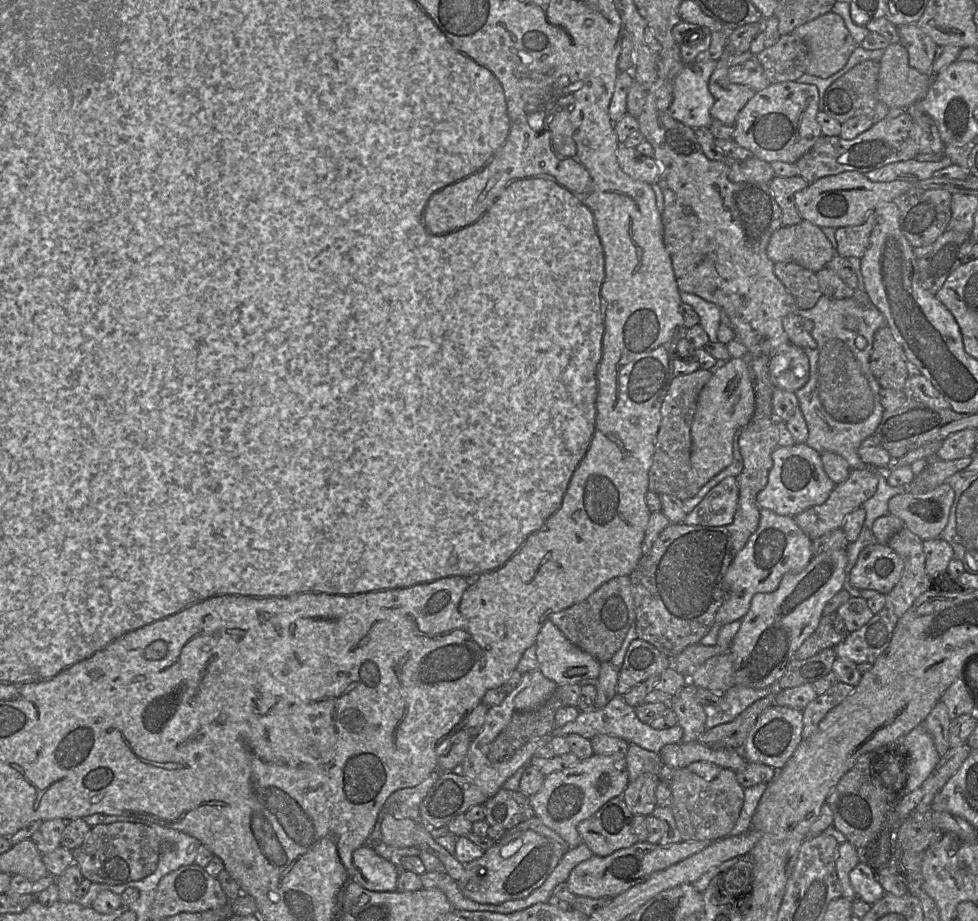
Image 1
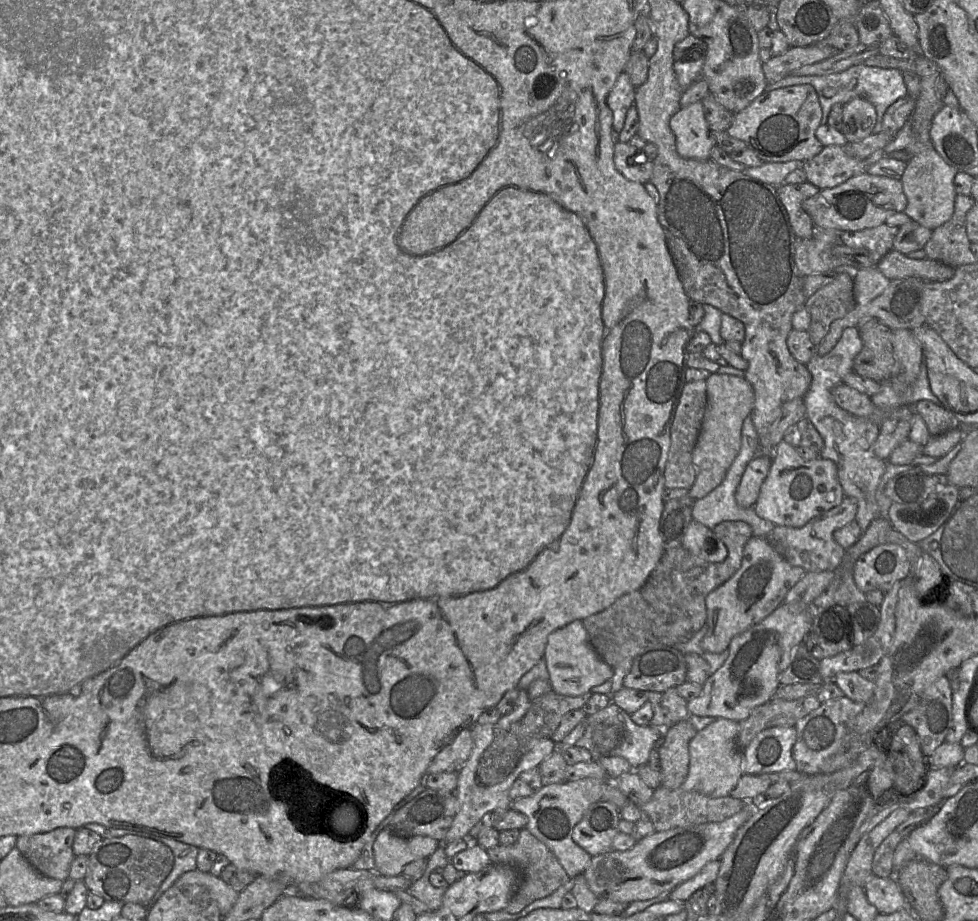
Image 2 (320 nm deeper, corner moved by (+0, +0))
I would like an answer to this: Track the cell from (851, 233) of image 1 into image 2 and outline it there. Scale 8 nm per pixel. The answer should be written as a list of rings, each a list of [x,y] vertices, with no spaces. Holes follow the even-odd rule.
[[[883,223],[877,227],[858,231],[841,231],[839,241],[851,248],[867,249],[875,261],[880,261],[893,249],[899,227]]]

